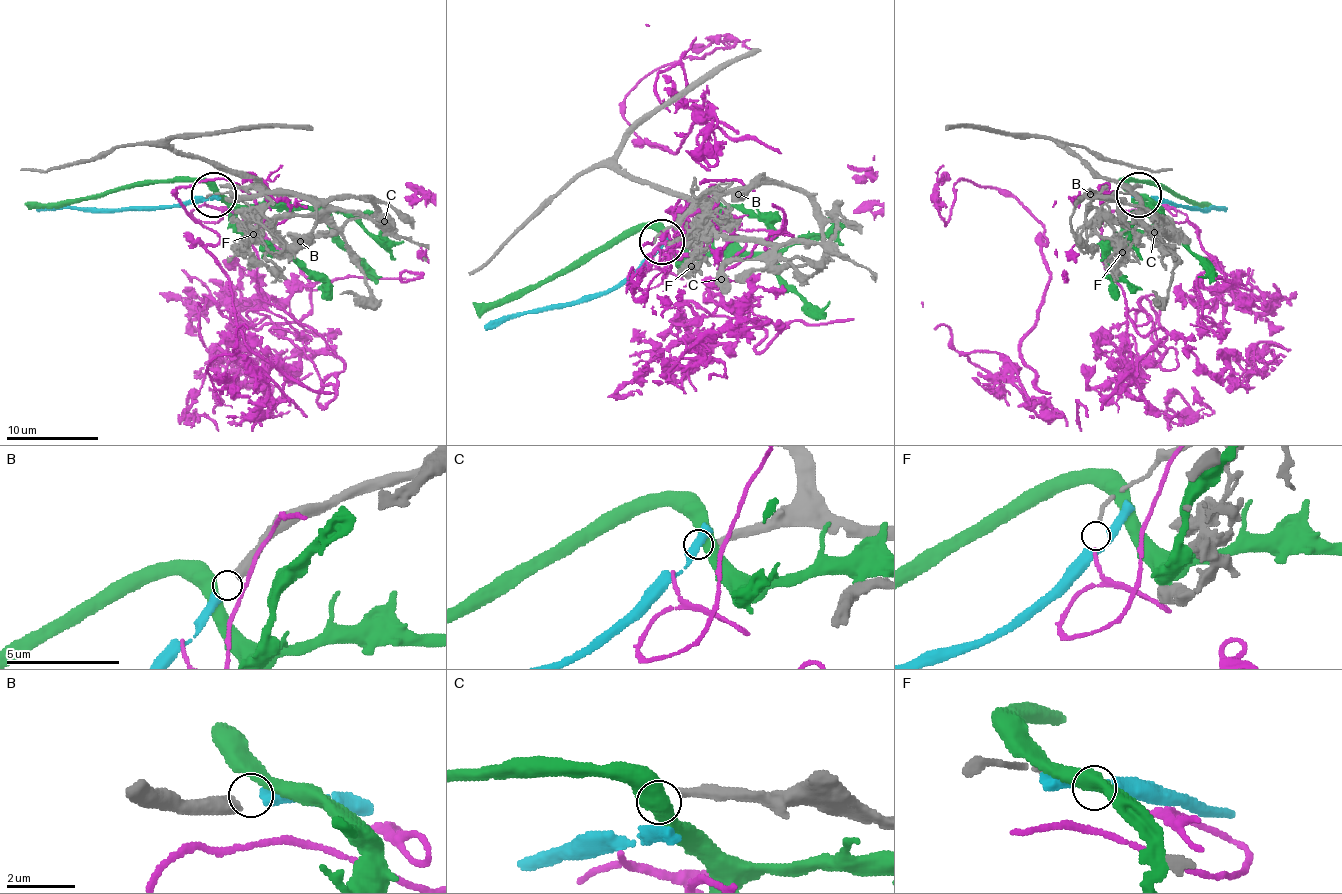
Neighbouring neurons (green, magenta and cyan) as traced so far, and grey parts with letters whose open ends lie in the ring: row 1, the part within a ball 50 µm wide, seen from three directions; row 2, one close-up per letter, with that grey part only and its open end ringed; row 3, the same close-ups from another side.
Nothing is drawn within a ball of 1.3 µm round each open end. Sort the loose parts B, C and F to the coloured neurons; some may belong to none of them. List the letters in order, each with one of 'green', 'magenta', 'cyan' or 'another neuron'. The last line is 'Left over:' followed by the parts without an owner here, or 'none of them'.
B: cyan
C: another neuron
F: magenta
Left over: C

